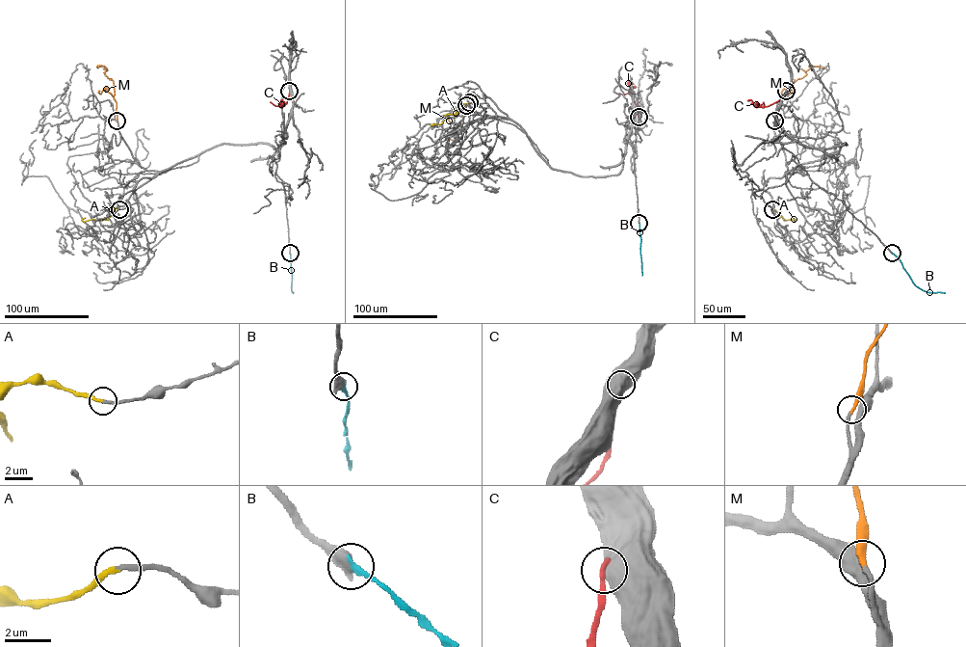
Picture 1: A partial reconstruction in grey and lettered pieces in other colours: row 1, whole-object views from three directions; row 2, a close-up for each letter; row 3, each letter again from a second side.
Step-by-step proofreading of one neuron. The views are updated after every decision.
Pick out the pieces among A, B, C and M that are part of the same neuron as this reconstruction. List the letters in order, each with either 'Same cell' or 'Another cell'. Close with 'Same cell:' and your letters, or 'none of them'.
A: Same cell
B: Another cell
C: Another cell
M: Same cell
Same cell: A, M

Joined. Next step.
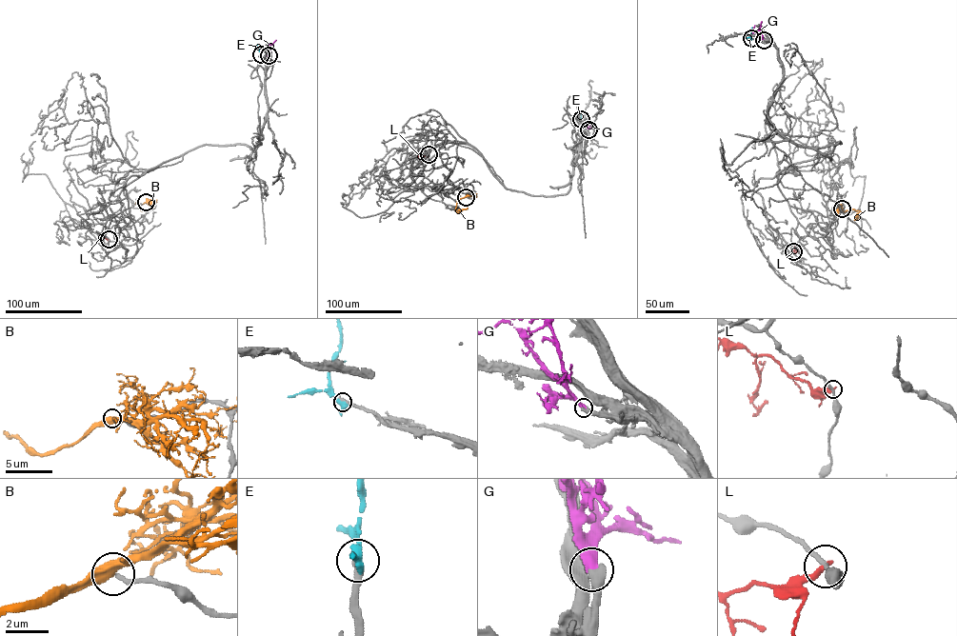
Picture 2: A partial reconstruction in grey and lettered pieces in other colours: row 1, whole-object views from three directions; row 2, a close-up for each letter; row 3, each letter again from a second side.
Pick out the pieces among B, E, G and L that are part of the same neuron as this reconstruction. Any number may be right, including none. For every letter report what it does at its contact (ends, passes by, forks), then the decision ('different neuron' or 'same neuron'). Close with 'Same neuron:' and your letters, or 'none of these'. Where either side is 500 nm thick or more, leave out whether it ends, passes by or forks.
B: it forks | different neuron
E: it passes by | different neuron
G: it ends | same neuron
L: it ends | different neuron
Same neuron: G

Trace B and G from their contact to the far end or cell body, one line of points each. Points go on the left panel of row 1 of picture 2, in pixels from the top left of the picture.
B: (146, 202), (135, 204), (148, 211)
G: (269, 55), (276, 40)

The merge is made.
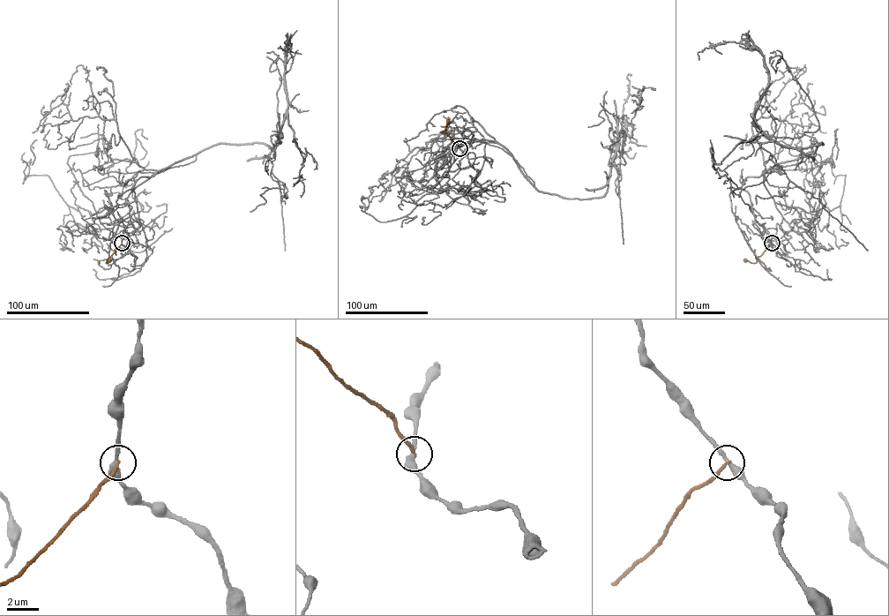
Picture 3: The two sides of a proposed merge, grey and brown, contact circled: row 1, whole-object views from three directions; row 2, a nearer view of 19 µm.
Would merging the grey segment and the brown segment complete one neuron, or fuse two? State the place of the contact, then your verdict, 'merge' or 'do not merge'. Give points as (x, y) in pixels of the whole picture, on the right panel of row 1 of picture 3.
at (772, 243); do not merge

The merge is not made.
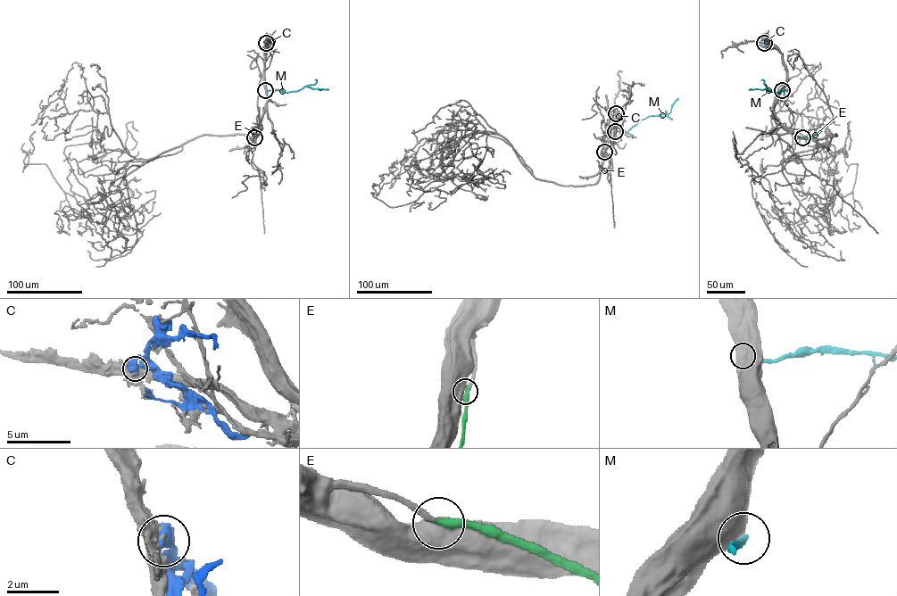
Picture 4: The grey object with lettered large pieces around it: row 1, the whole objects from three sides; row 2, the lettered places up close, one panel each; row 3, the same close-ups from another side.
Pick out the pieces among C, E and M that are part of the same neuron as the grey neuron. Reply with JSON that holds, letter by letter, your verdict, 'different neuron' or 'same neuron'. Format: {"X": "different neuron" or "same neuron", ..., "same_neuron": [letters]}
{"C": "different neuron", "E": "same neuron", "M": "different neuron", "same_neuron": ["E"]}

